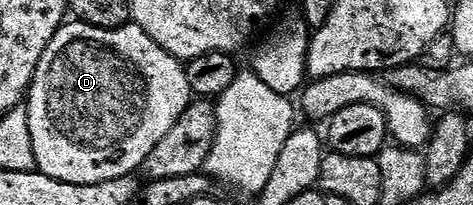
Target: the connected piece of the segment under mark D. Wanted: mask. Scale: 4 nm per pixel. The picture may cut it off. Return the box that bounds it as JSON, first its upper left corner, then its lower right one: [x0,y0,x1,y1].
[25,19,192,185]

